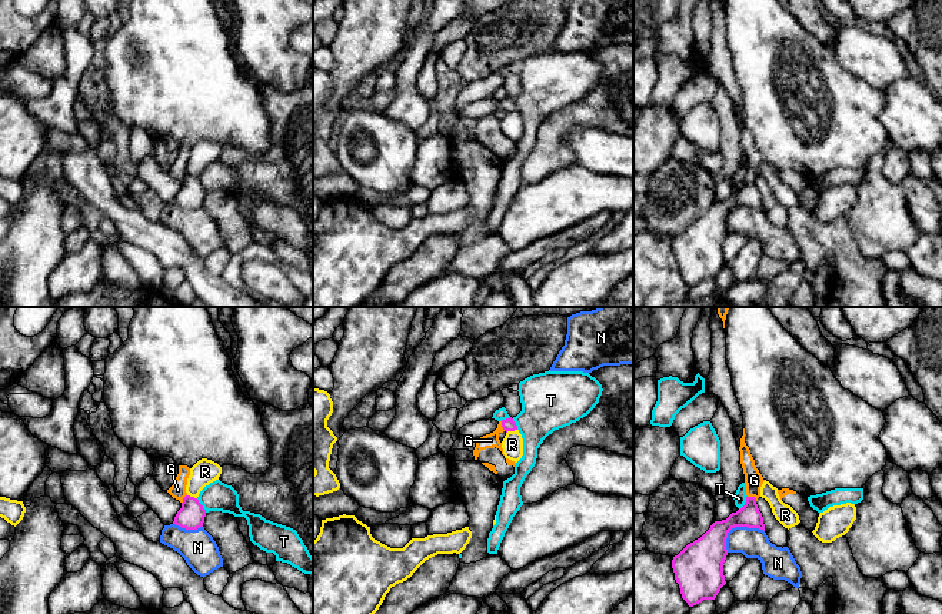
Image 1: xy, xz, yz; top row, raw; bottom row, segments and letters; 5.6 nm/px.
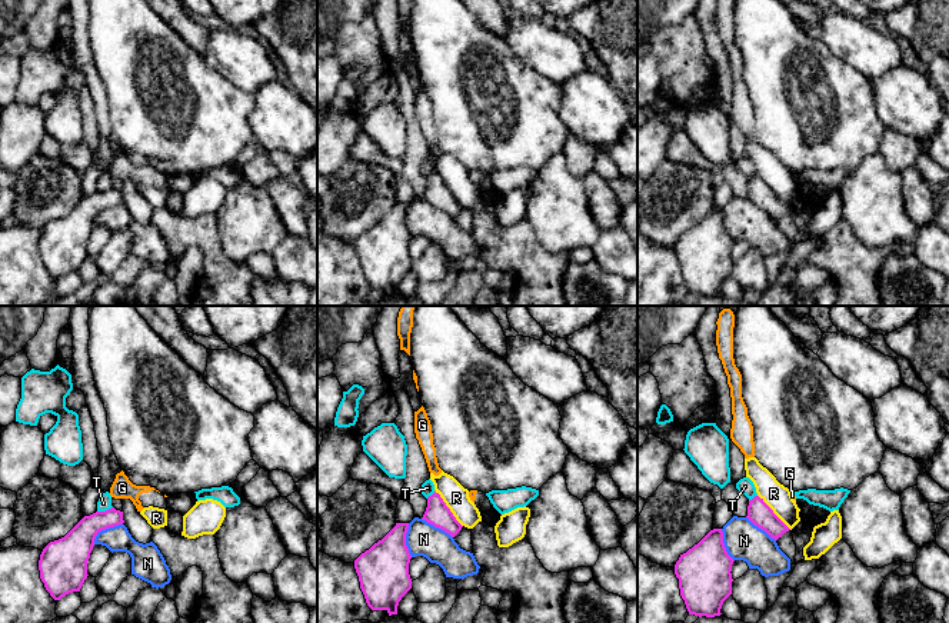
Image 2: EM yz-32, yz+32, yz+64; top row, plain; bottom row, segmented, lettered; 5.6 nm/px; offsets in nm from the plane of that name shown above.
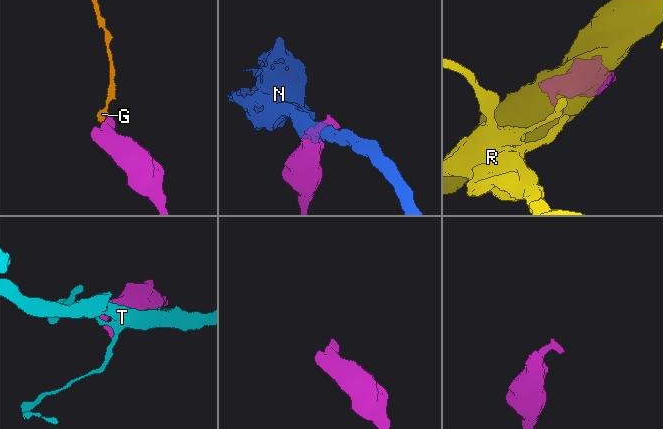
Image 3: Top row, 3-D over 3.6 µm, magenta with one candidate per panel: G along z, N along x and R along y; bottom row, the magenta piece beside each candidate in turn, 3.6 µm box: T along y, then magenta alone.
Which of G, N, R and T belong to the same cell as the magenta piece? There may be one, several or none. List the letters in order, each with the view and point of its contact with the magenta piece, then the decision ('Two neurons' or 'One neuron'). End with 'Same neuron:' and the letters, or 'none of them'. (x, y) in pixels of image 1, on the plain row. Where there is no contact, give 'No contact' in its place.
G: Touches magenta at yz (752, 177). One neuron
N: Touches magenta at yz (736, 206). Two neurons
R: Touches magenta at xz (511, 110). Two neurons
T: Touches magenta at xy (202, 186). Two neurons
Same neuron: G

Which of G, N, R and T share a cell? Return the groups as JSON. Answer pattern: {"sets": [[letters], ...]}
{"sets": [["G"], ["N"], ["R"], ["T"]]}

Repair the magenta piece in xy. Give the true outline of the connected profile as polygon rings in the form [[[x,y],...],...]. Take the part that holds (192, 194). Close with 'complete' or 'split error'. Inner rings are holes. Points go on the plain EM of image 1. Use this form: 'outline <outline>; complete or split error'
outline [[[179,146],[179,154],[167,173],[182,183],[182,188],[177,191],[173,204],[186,210],[197,210],[203,207],[206,190],[197,178],[186,173],[189,156],[190,149],[187,146]]]; split error

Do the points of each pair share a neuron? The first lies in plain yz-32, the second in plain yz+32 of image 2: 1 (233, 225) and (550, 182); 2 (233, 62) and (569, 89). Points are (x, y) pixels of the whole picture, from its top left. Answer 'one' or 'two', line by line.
1: one
2: two

